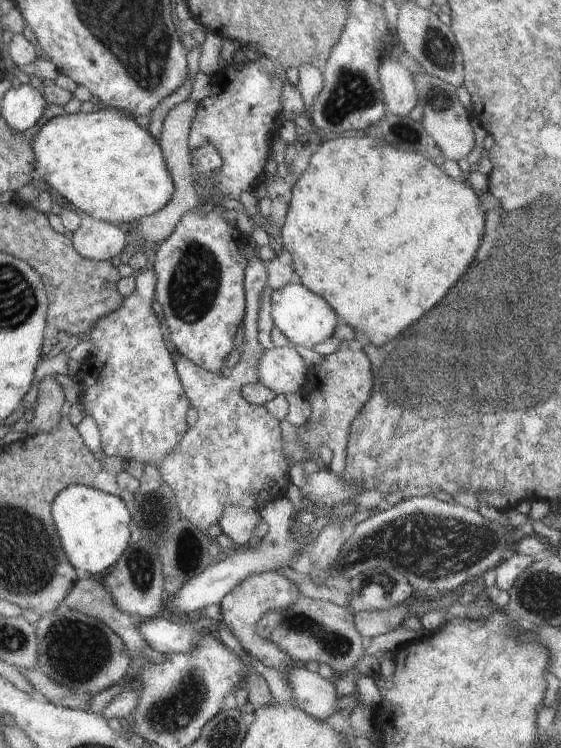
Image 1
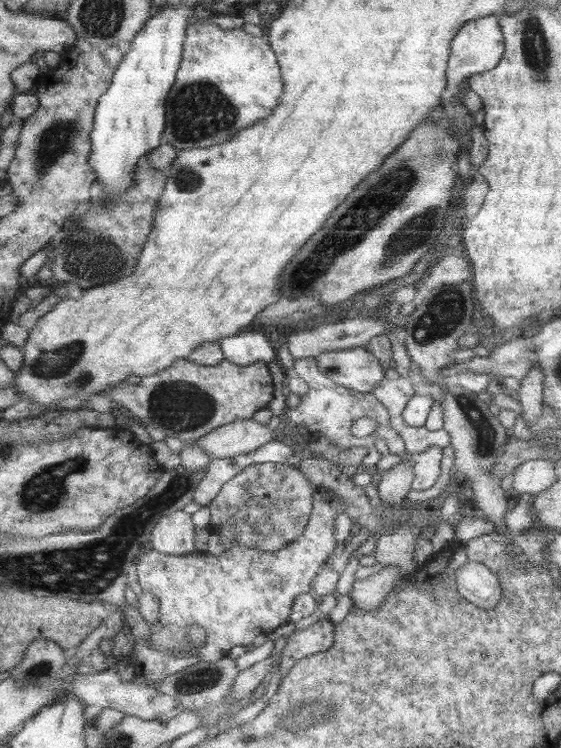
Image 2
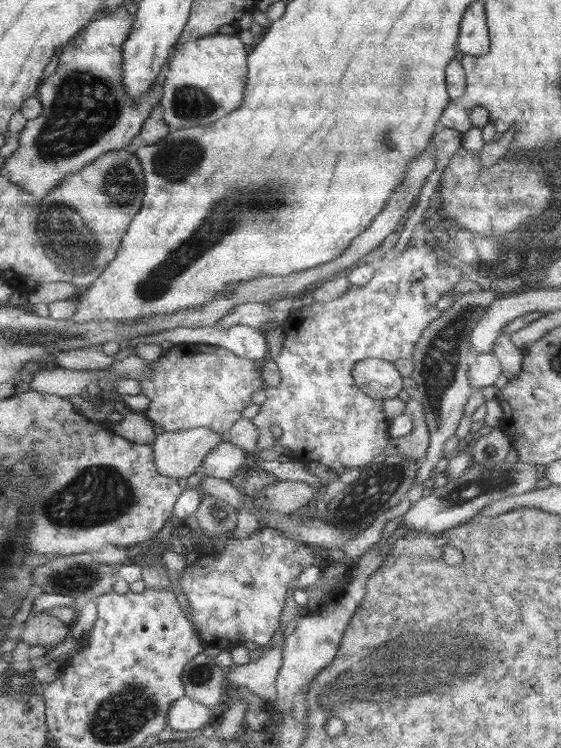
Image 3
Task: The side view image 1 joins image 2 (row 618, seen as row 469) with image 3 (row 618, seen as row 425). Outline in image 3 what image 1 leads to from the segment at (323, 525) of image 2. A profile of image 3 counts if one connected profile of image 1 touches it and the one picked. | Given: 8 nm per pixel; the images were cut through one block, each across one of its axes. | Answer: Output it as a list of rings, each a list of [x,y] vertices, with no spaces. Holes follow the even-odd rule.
[[[267,527],[256,530],[246,540],[233,540],[229,536],[224,541],[227,544],[223,550],[191,556],[189,565],[181,573],[180,588],[188,597],[193,624],[198,630],[200,641],[207,643],[208,651],[230,651],[248,641],[261,648],[270,643],[277,632],[286,602],[286,591],[292,585],[300,586],[298,575],[312,566],[314,552],[303,541],[291,540],[284,537],[283,533]]]

